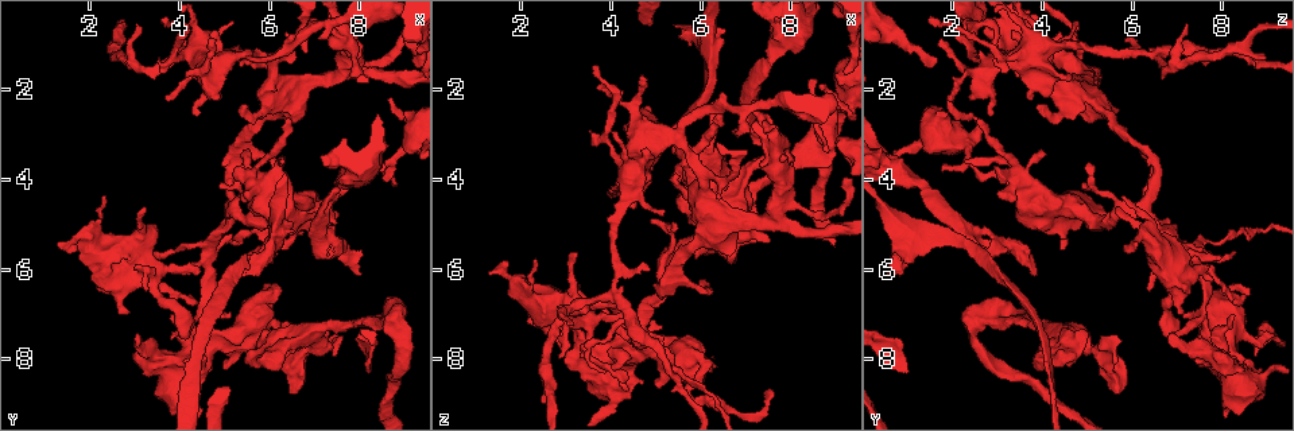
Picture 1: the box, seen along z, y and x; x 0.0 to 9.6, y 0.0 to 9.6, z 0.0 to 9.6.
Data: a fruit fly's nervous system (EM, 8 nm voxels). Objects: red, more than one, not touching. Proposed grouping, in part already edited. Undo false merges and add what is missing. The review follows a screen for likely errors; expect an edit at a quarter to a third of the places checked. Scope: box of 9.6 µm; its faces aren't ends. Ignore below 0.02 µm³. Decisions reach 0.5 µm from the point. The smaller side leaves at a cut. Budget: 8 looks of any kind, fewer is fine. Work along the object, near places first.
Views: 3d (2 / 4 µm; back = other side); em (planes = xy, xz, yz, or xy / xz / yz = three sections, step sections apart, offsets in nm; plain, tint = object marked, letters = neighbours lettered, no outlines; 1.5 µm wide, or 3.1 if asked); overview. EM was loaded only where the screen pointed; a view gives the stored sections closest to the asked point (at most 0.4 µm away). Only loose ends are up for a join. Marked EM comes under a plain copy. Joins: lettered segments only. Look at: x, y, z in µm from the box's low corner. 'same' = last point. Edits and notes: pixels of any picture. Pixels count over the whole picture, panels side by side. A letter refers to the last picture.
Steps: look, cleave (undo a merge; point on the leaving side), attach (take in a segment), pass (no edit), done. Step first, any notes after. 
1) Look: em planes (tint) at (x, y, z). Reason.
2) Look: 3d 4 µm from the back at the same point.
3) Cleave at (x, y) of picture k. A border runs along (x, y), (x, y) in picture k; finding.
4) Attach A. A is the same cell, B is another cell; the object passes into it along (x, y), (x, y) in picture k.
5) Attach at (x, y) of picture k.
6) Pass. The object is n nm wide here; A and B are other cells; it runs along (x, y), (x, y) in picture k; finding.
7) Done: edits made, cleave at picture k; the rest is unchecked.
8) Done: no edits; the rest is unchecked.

Look: em planes (letters) at (8.70, 2.15, 1.90). Thin end.

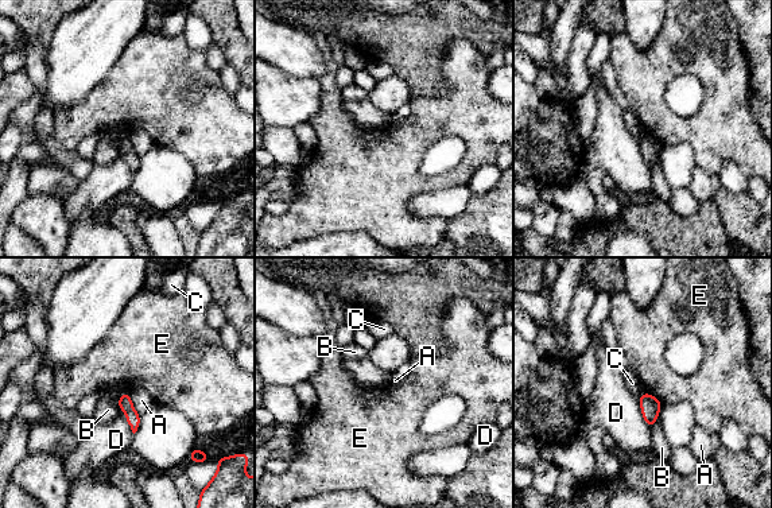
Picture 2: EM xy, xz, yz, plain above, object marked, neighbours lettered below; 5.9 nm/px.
Pass. The object is 80 nm wide here; A, B, C, D and E are other cells; a border runs along (644, 391), (662, 404) in picture 2; no lettered segment goes on from it.

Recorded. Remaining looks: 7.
Look: em xz step 8 (letters) at (8.75, 4.00, 3.35). An open end.

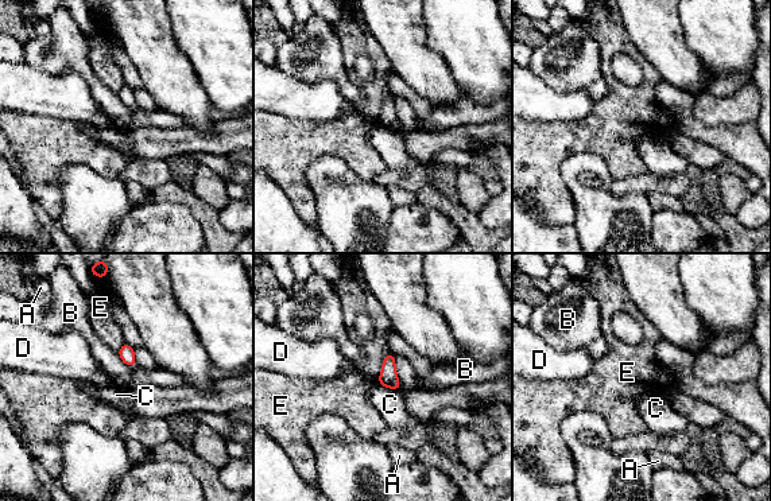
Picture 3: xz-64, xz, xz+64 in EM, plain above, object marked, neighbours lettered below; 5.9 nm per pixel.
Look: em planes (letters) at the same point.

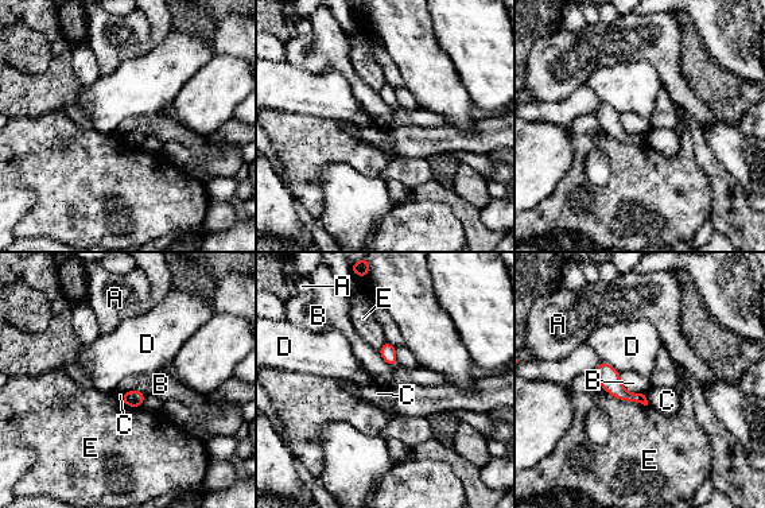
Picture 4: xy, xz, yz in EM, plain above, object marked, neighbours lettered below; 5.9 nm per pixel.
Pass. The object is 80 nm wide here; A, B, C, D and E are other cells; a border runs along (618, 373), (628, 391), (645, 392) in picture 4; none of them fits.

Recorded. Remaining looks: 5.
Look: 3d 4 µm at (7.10, 5.15, 2.30). Thick turns thin.

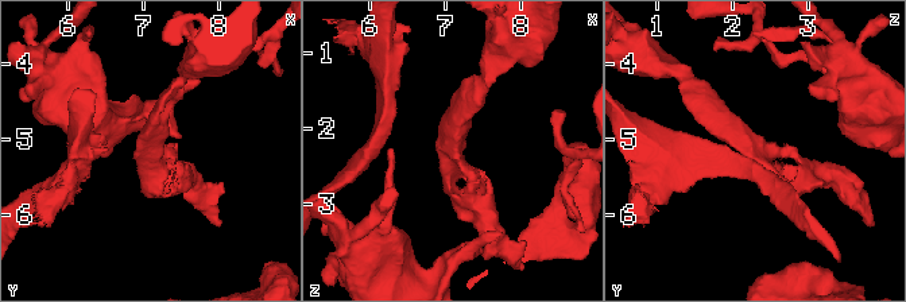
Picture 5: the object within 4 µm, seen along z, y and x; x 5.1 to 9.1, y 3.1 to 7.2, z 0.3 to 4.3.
Look: em planes (tint) at (7.10, 5.20, 2.35).

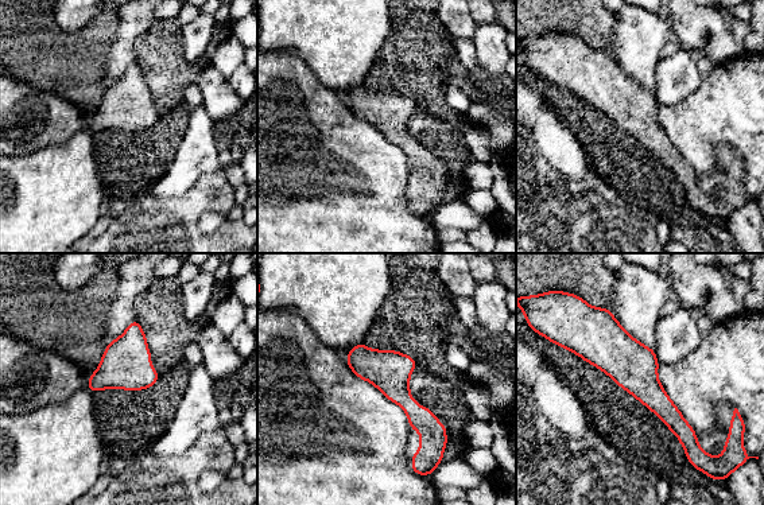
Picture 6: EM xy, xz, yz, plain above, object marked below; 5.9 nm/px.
Look: em planes (letters) at the same point. See the neighbours.

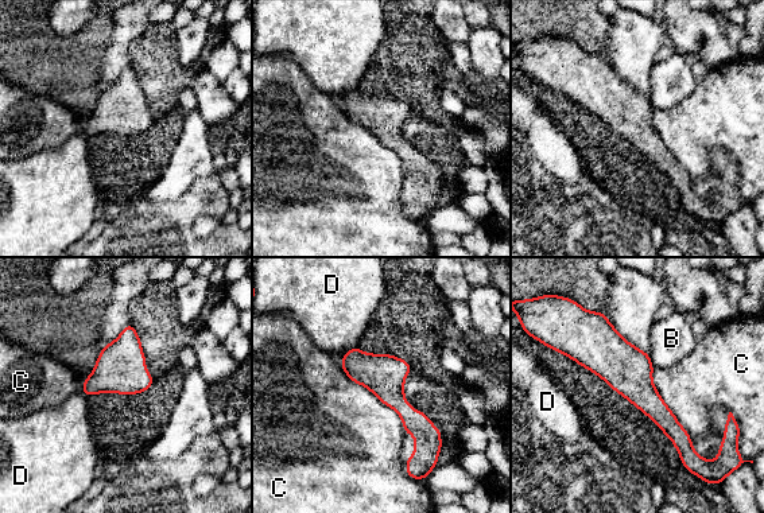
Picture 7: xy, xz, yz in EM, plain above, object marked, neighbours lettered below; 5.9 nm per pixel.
Pass. B, C and D are other cells; it runs along (598, 318), (598, 344), (686, 453) in picture 7; all the same neuron.

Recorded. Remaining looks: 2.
Done: no edits; the rest is unchecked.

